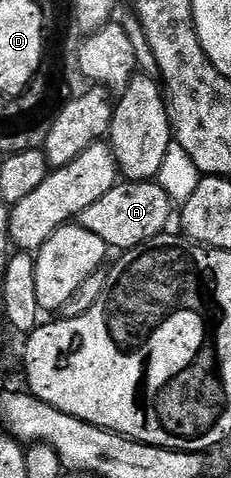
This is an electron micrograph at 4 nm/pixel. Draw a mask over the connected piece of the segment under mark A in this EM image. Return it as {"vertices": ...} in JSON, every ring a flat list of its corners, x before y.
{"vertices":[[158,180,129,181,115,185,109,195,101,195,97,203,85,207,77,218,77,223,85,231,93,231,112,250,126,251,160,236,171,221,171,197,160,187]]}

